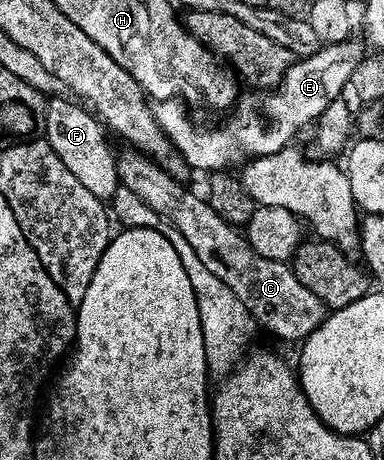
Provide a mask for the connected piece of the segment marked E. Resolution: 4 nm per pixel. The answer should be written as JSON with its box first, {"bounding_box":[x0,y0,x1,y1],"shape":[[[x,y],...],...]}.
{"bounding_box":[153,37,367,173],"shape":[[[350,37],[342,43],[330,43],[322,46],[317,55],[298,58],[291,69],[287,69],[276,88],[270,90],[266,94],[269,96],[262,101],[261,115],[265,118],[265,123],[261,120],[256,105],[245,97],[238,98],[228,116],[230,119],[222,127],[201,128],[199,124],[192,123],[185,116],[186,104],[176,99],[160,100],[153,107],[153,115],[165,136],[172,141],[173,148],[189,162],[194,172],[212,173],[233,169],[233,166],[236,168],[250,159],[274,155],[290,146],[294,142],[293,138],[312,119],[319,118],[340,97],[341,90],[349,87],[351,73],[355,73],[367,55],[366,44],[358,39]]]}

